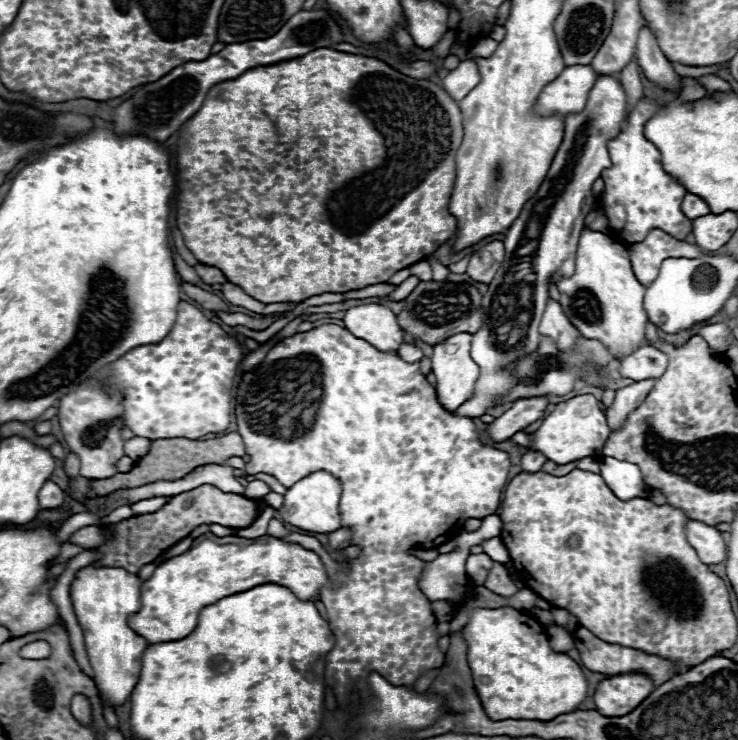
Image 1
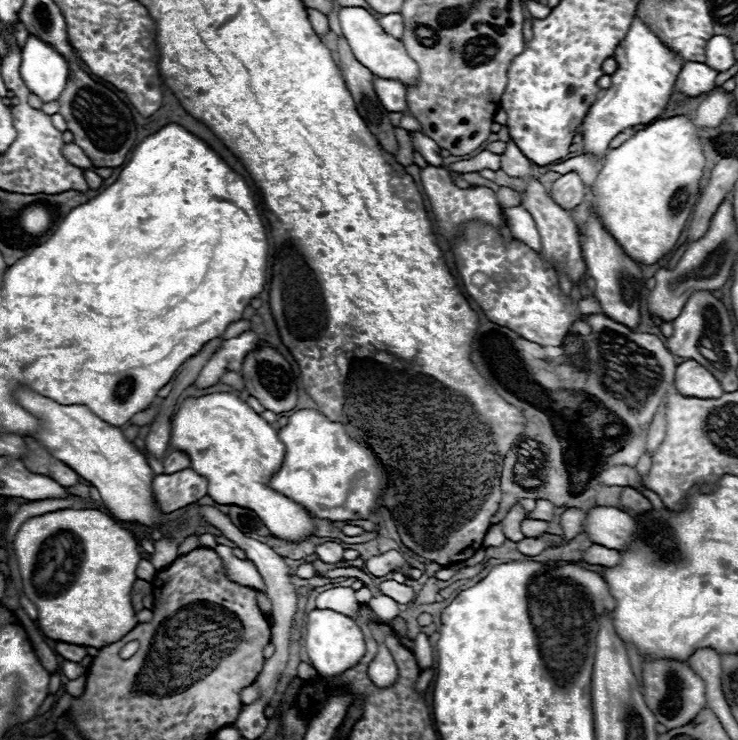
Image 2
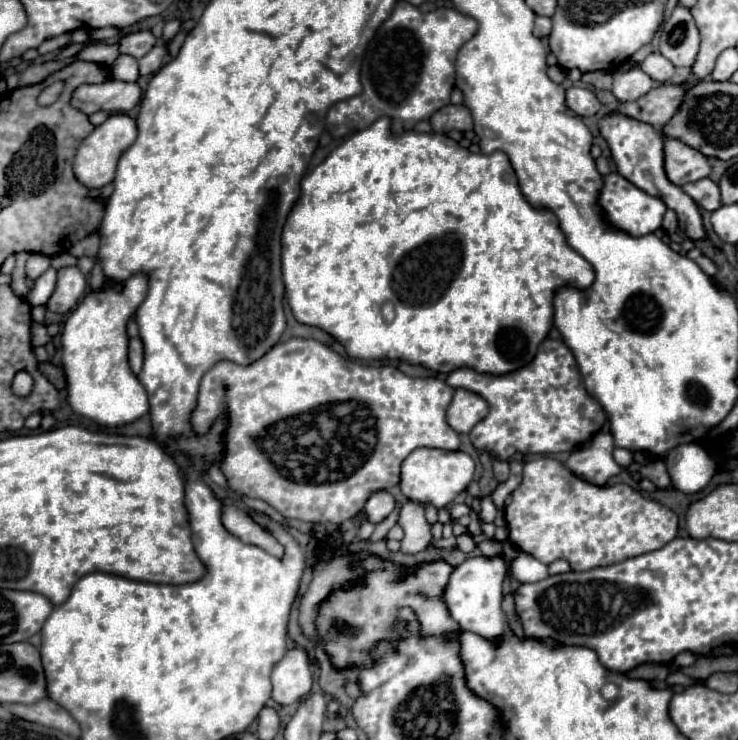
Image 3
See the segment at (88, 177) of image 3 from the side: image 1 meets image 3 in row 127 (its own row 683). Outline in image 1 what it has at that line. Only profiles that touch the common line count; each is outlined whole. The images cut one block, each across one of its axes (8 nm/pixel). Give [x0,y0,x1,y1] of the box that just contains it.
[70,566,148,706]

